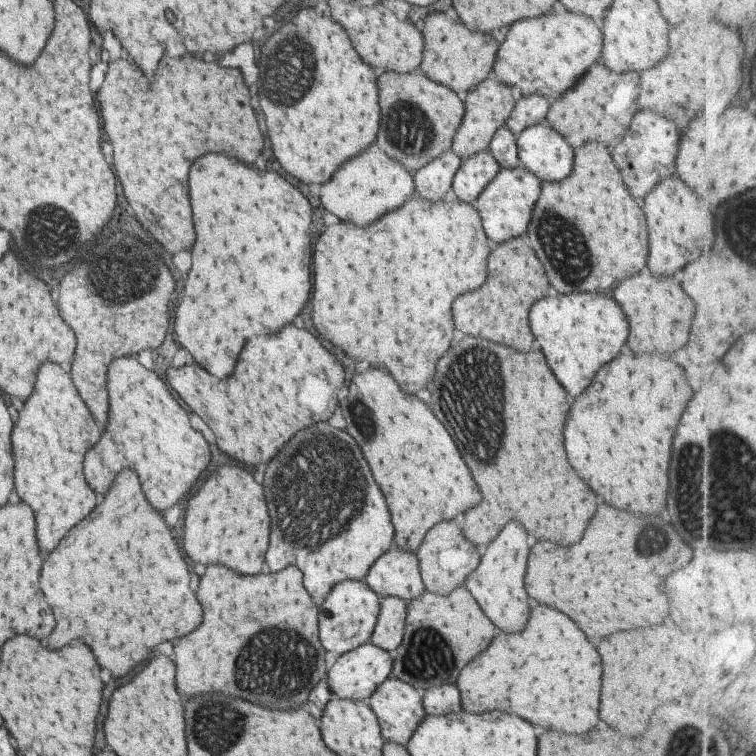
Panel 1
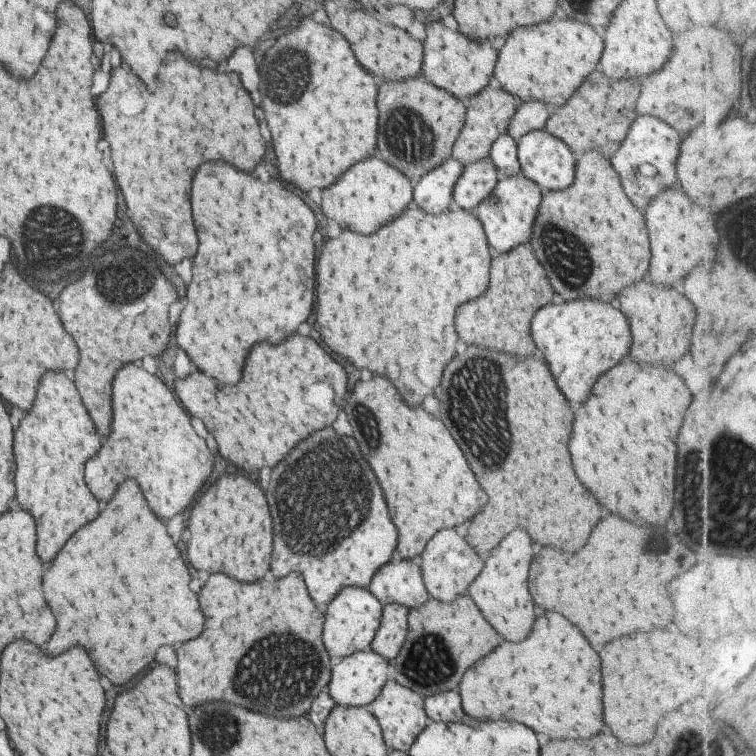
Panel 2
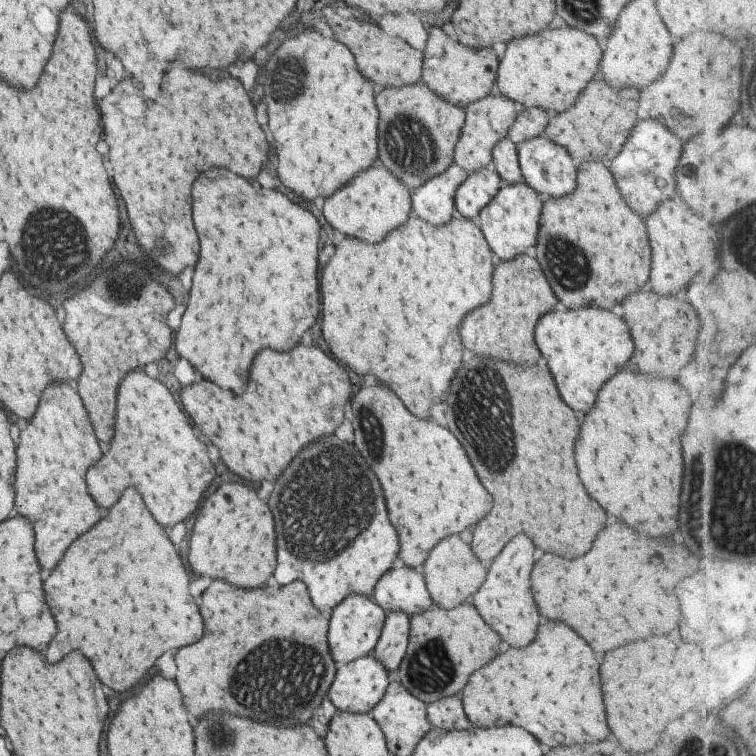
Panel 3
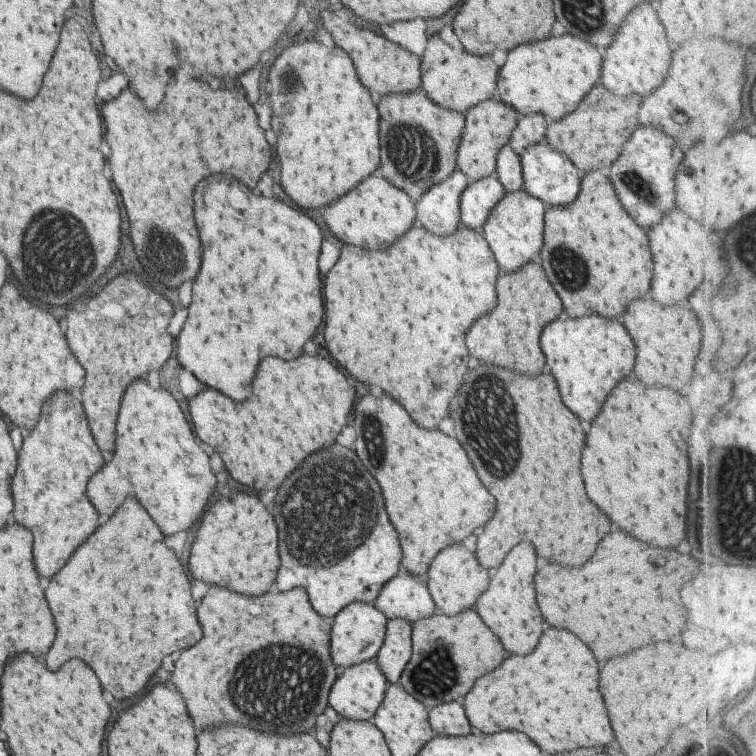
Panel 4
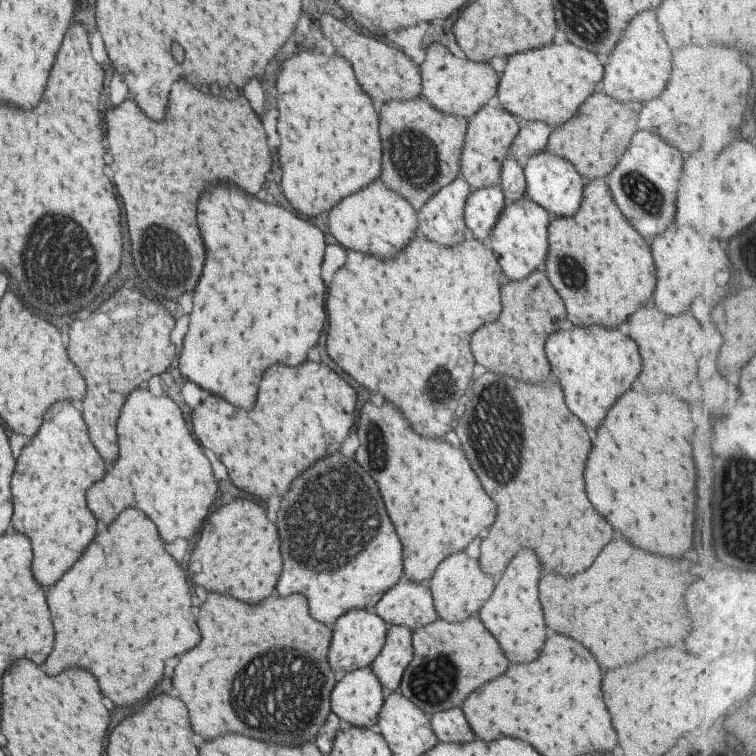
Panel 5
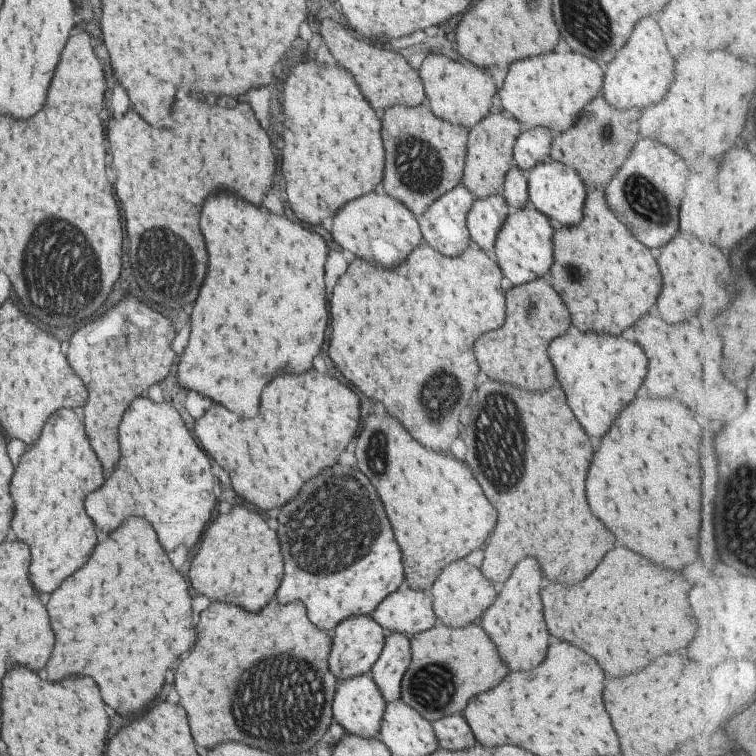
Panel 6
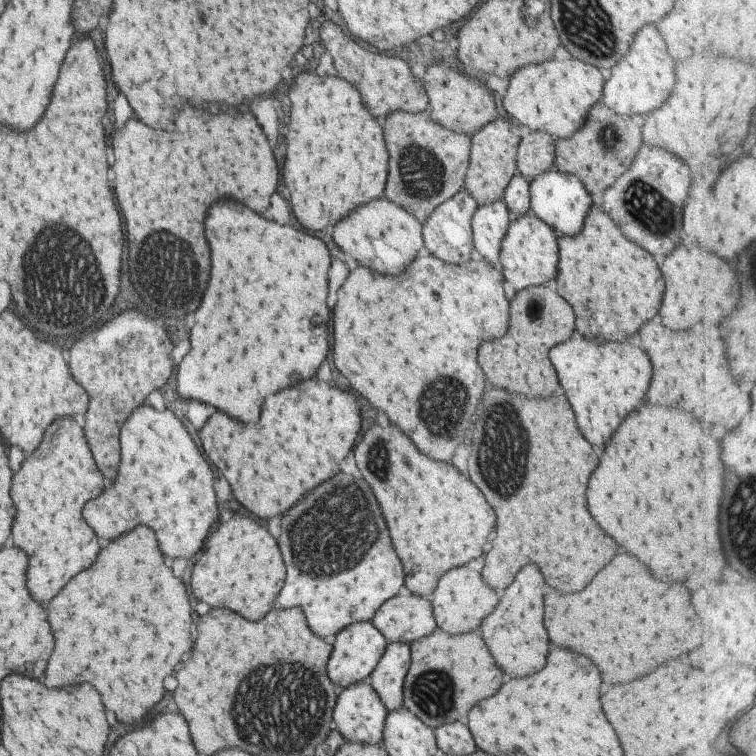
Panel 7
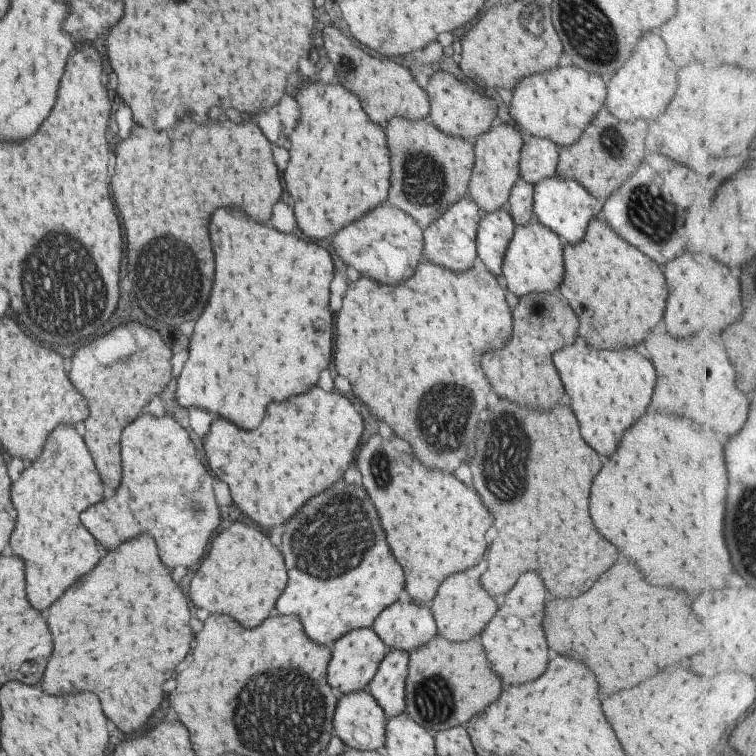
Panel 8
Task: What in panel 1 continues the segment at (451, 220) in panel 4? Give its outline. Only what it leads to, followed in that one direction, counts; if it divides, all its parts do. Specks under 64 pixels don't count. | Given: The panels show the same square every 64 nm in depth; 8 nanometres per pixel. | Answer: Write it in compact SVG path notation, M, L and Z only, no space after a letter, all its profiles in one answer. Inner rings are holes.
M451 150L430 160L412 175L414 192L427 202L443 202L445 192L452 186L453 175L460 165L460 158Z

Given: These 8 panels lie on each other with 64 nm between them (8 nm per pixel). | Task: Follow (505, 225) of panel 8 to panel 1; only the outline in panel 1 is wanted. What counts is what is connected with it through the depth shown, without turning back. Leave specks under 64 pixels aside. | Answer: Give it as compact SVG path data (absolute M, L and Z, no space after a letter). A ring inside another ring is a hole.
M487 151L461 159L452 178L453 194L459 201L471 205L499 170L497 162Z

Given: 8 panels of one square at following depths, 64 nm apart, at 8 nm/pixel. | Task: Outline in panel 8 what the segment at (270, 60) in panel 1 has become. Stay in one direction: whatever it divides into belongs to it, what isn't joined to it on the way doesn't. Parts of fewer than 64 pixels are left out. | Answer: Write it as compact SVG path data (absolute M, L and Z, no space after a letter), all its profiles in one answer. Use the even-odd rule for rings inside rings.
M307 84L295 96L301 116L291 132L293 146L289 148L289 164L283 172L285 188L293 200L295 222L305 238L323 240L331 238L349 222L361 218L371 208L387 198L389 188L389 156L383 132L367 120L357 98L341 86Z

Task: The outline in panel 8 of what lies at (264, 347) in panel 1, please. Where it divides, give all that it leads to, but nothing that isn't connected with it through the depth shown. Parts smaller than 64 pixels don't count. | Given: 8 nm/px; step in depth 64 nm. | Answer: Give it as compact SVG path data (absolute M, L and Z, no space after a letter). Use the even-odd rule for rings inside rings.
M313 388L309 390L309 394L303 394L301 398L295 398L289 404L269 406L269 410L265 410L265 418L261 420L259 428L251 432L243 432L237 426L229 424L227 420L217 418L203 440L203 450L211 472L229 486L235 508L243 516L253 520L259 528L271 530L287 522L311 496L333 486L343 476L343 472L353 462L361 432L363 432L363 420L347 398Z

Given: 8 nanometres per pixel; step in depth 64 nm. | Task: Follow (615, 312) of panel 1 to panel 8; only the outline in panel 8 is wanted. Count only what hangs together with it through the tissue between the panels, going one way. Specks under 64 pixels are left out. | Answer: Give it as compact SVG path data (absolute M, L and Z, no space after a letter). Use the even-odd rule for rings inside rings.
M577 336L573 345L552 355L552 364L563 382L569 406L579 422L581 438L597 454L609 456L617 448L623 432L635 424L649 406L655 386L655 370L649 360L635 350L597 352L587 346Z

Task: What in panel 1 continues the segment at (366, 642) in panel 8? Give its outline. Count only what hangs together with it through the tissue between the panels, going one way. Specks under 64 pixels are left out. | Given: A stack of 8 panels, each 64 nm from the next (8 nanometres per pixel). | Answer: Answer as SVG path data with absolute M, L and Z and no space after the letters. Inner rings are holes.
M341 581L333 586L318 608L318 639L324 650L342 655L366 643L373 632L380 601L361 581Z

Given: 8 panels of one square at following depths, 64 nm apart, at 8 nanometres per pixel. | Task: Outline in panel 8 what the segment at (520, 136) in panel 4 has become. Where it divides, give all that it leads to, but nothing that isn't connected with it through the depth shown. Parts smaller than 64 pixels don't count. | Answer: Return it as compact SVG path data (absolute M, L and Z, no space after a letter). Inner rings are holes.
M531 137L520 149L518 177L531 185L552 178L556 175L558 152L548 139Z

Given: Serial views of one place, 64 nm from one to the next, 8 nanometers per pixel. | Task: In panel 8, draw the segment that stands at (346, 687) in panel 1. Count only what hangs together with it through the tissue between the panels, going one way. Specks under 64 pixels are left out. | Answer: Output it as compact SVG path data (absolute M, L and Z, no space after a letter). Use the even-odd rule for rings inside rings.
M354 691L340 695L332 716L333 734L349 749L358 751L382 751L384 746L384 732L386 721L383 710L377 706L375 699L363 691Z

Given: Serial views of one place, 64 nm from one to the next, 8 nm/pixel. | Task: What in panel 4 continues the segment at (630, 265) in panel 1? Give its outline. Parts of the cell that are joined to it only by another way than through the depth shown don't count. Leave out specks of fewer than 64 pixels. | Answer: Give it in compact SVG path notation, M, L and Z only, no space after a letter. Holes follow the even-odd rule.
M591 171L580 177L579 194L571 206L546 206L542 235L538 262L545 271L546 280L560 298L562 308L565 308L563 316L580 319L593 316L589 312L597 312L601 318L615 318L625 312L629 302L641 298L647 292L651 280L651 254L647 238L619 206L609 180L599 171Z

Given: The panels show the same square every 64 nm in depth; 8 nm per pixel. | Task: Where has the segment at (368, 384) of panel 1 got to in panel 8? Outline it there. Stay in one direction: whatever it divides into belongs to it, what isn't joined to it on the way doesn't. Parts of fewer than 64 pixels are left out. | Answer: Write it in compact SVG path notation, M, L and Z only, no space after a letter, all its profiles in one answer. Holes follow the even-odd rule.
M373 436L369 438L369 442L365 446L361 446L355 466L361 474L361 484L365 494L369 496L369 502L373 504L379 522L383 524L383 532L385 532L385 542L391 550L391 554L395 556L397 564L403 568L405 574L405 592L407 596L415 602L415 604L427 604L439 584L455 572L463 572L475 564L481 562L483 552L487 548L487 542L483 538L485 530L491 524L489 512L483 508L481 500L461 482L457 482L451 474L441 474L441 472L433 472L427 470L425 466L421 466L411 450L409 444L391 436L385 442L373 446Z

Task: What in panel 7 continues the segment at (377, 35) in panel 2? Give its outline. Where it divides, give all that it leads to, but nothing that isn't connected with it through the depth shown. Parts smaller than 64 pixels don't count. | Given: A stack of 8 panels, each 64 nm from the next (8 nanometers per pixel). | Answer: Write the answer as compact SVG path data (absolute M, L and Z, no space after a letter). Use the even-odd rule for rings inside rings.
M323 22L319 28L319 40L321 44L329 46L335 54L333 54L333 64L337 70L337 76L349 82L359 94L361 94L361 102L365 102L365 108L371 116L379 118L379 116L387 116L389 112L423 112L428 106L426 92L421 82L414 77L408 64L392 53L377 54L371 52L367 48L359 48L359 46L351 46L345 44L343 40L343 32L339 30L339 26L331 24L331 22Z

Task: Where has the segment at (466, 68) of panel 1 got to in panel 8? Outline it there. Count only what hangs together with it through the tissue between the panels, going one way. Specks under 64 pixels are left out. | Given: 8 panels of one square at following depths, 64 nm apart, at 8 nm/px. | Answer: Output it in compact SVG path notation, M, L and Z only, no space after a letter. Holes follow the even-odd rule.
M435 72L425 92L429 104L427 118L442 134L473 143L481 134L490 130L492 120L496 117L496 106L492 100L469 90L447 72Z

